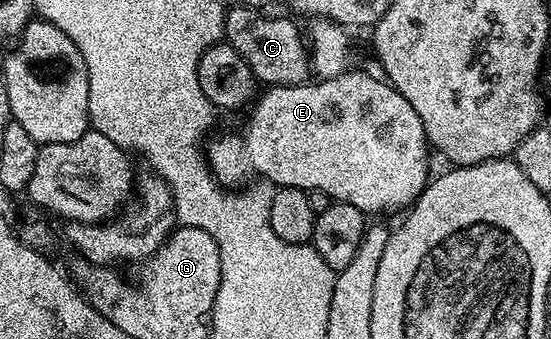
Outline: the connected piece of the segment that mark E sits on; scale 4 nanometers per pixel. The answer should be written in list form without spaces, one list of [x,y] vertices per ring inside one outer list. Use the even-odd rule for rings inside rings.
[[[350,68],[344,74],[334,78],[322,78],[313,80],[310,86],[297,86],[301,84],[286,84],[284,86],[269,86],[265,91],[252,103],[249,114],[249,127],[245,130],[245,154],[249,157],[249,162],[253,165],[254,175],[260,176],[264,181],[273,183],[274,187],[294,186],[300,190],[307,191],[311,188],[320,188],[322,192],[327,192],[334,202],[346,202],[355,208],[359,208],[366,216],[373,216],[380,210],[401,210],[413,205],[419,195],[423,193],[426,186],[431,181],[429,174],[429,154],[431,147],[429,141],[425,138],[425,129],[423,120],[415,116],[415,108],[403,100],[403,96],[394,86],[389,85],[384,77],[376,78],[373,74],[368,74],[365,70]]]

